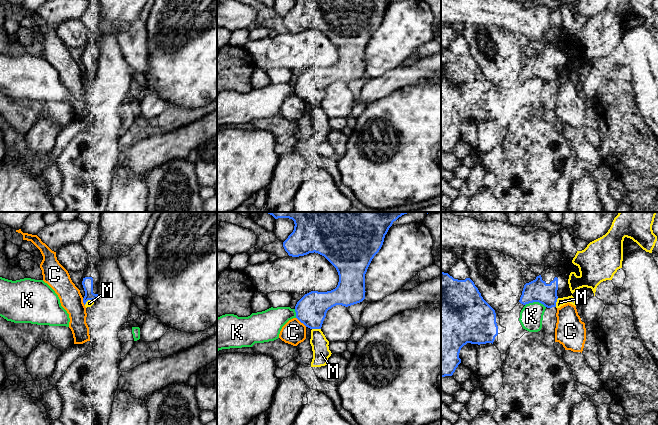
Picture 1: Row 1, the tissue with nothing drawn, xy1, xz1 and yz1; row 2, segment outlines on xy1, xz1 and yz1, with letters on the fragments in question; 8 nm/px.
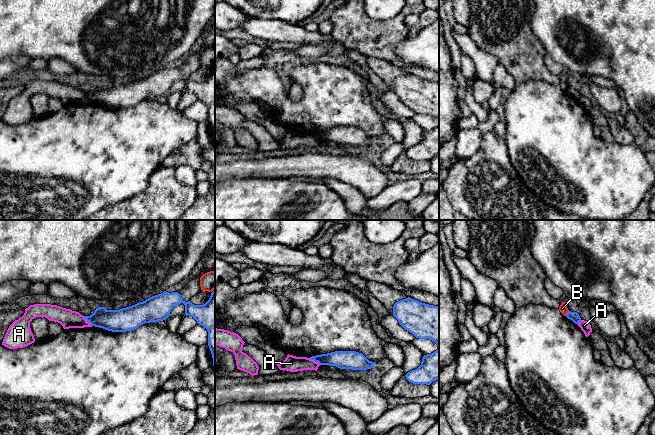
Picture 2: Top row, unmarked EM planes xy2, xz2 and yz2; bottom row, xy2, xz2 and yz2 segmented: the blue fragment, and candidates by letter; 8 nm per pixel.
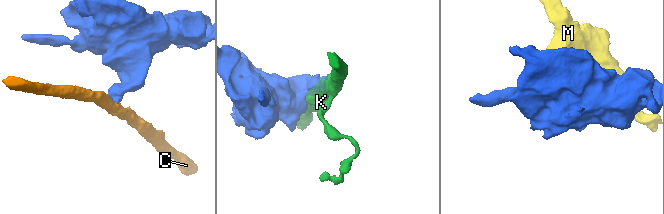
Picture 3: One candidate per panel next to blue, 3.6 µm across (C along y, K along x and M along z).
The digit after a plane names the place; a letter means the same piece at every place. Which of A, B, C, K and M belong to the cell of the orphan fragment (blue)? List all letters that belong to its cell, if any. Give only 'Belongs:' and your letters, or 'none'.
Belongs: M

